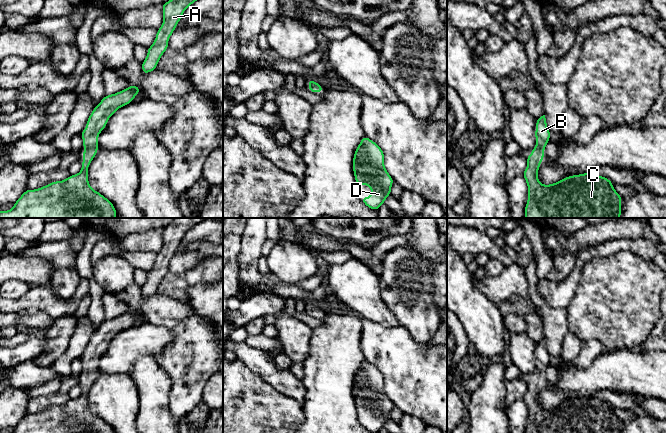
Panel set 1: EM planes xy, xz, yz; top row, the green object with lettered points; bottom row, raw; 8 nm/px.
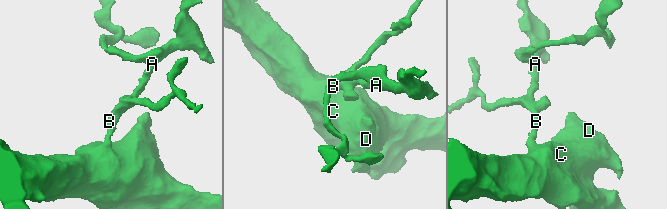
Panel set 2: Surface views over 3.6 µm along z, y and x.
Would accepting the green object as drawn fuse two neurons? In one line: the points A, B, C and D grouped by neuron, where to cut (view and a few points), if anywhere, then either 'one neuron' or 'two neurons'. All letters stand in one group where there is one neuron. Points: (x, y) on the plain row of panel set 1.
groups A B C D; cut none; one neuron

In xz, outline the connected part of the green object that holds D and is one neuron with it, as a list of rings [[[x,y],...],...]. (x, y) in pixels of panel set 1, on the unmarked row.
[[[367,360],[355,374],[353,396],[358,410],[368,409],[371,413],[371,420],[360,424],[370,433],[379,433],[391,419],[394,404],[385,393],[383,374]]]

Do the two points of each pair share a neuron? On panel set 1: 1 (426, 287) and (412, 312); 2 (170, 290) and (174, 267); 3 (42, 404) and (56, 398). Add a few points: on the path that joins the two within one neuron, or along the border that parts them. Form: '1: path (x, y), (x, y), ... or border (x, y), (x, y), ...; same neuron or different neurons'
1: path (420, 293), (413, 300), (413, 306); same neuron
2: border (196, 264), (174, 274); different neurons
3: path (45, 402), (53, 399); same neuron

